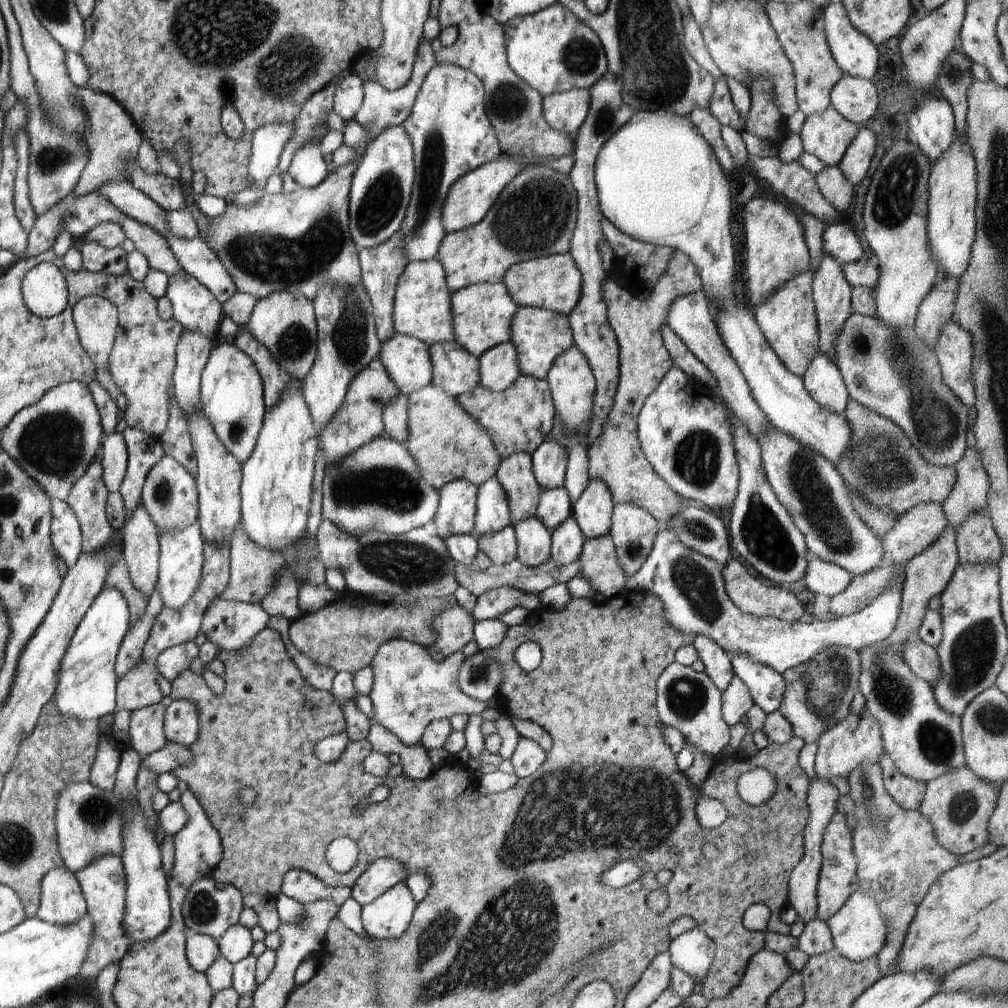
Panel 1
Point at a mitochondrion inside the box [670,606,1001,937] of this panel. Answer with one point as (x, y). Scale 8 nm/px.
(971, 655)

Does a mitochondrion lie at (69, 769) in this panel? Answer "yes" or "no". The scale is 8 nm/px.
no

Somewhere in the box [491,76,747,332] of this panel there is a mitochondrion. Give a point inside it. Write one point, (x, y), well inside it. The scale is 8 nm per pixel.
(608, 115)

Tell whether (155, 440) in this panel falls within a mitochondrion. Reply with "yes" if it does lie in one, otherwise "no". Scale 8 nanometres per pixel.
no

